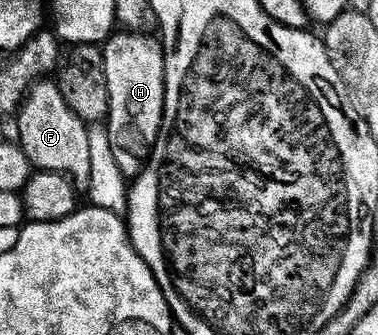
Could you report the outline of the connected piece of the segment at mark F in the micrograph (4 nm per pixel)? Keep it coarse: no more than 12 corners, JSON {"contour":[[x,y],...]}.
{"contour":[[39,80],[16,111],[31,167],[90,179],[88,126],[57,81]]}

